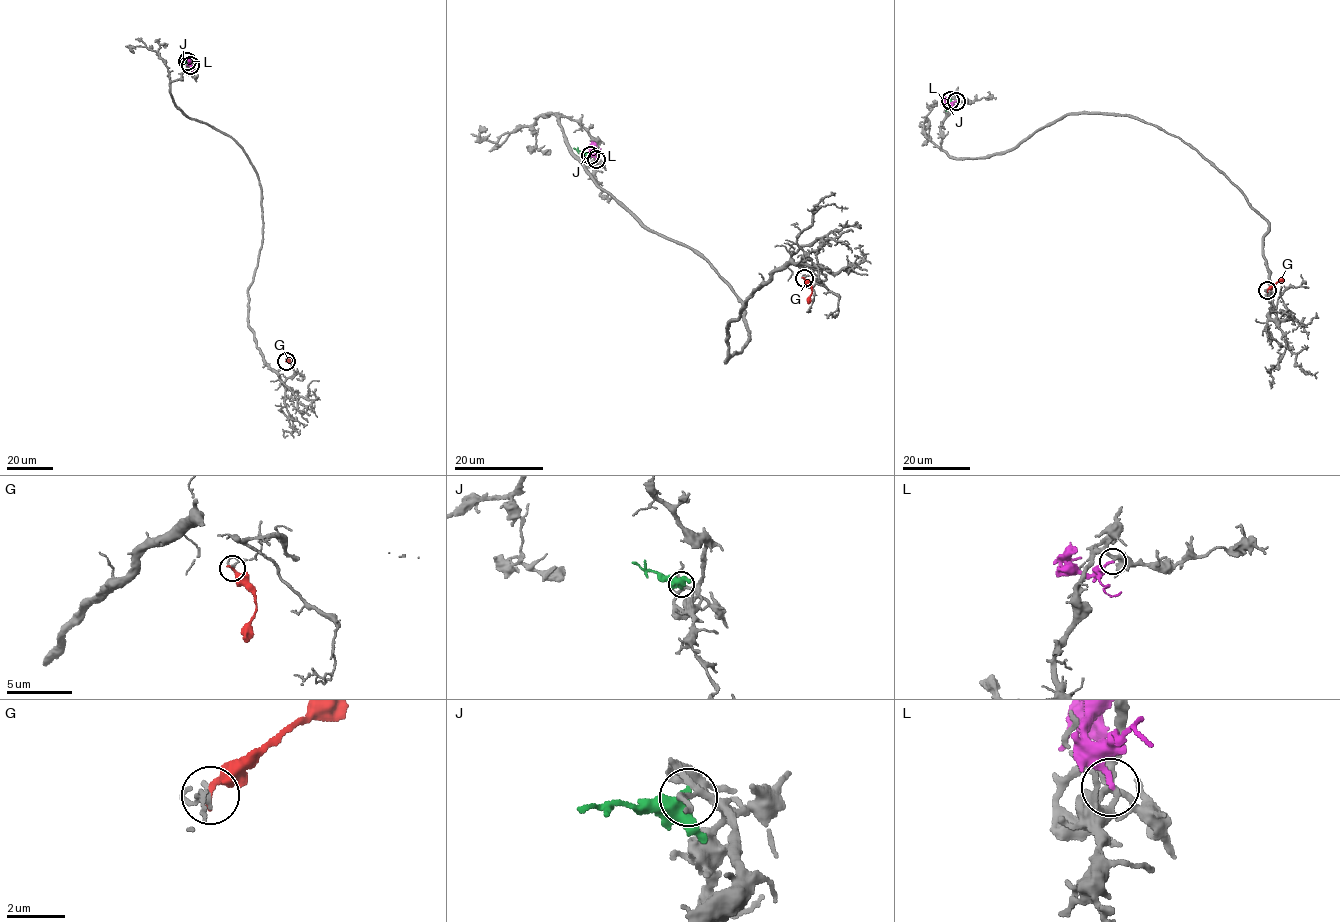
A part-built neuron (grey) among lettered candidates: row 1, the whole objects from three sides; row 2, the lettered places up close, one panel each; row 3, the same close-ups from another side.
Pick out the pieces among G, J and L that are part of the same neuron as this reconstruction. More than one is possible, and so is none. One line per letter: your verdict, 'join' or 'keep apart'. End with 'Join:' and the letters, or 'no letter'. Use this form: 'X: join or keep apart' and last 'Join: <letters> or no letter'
G: keep apart
J: keep apart
L: keep apart
Join: no letter

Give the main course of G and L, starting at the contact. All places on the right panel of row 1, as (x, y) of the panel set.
G: (1267, 290), (1283, 280)
L: (956, 101), (948, 104), (944, 101), (947, 100)

